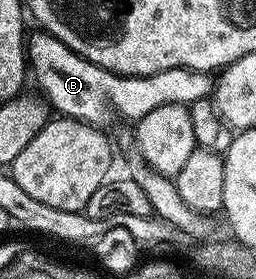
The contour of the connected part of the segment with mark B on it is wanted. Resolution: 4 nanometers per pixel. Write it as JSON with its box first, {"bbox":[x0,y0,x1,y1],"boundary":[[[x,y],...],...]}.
{"bbox":[27,30,211,129],"boundary":[[[37,30],[34,36],[32,33],[28,37],[27,64],[32,79],[34,76],[41,87],[40,95],[54,113],[69,116],[72,120],[82,120],[100,129],[112,122],[113,108],[123,119],[136,122],[143,118],[143,114],[151,114],[151,110],[159,110],[168,104],[188,106],[206,99],[211,92],[211,76],[208,72],[172,68],[159,70],[150,76],[119,76],[83,59],[62,40],[44,30]]]}

